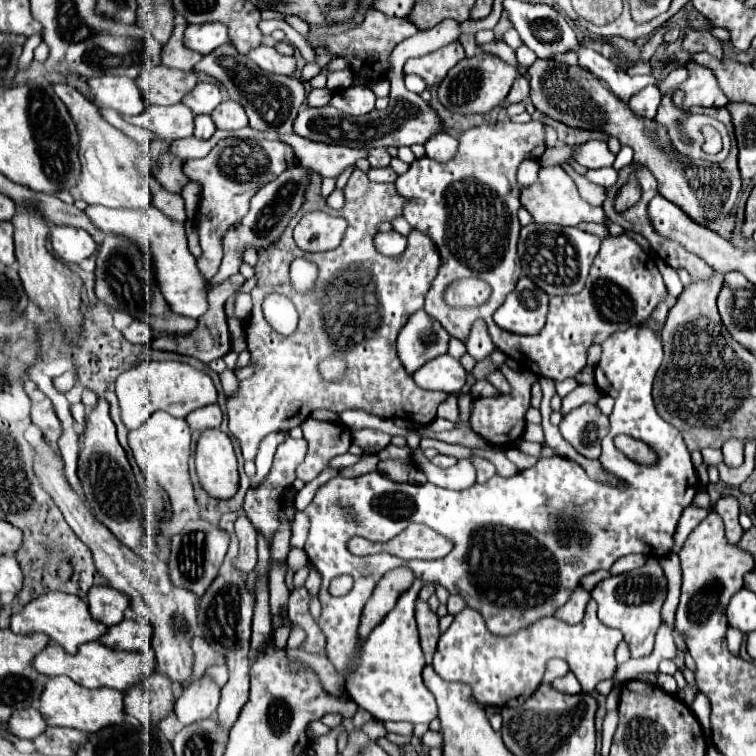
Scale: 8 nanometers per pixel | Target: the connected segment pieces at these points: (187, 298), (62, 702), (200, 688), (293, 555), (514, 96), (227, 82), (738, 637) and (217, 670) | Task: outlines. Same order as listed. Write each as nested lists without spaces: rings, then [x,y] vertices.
[[[89,205],[85,209],[85,213],[91,219],[91,223],[95,223],[95,227],[99,231],[117,233],[117,235],[135,239],[141,245],[145,257],[151,255],[151,259],[155,261],[155,269],[157,269],[159,287],[161,287],[173,313],[185,315],[191,319],[199,319],[207,313],[207,307],[209,307],[207,293],[205,293],[207,281],[201,275],[195,257],[187,249],[185,227],[181,223],[171,221],[153,205],[145,207],[145,209],[107,209],[107,207]]]
[[[55,675],[49,677],[39,697],[39,713],[51,727],[59,725],[79,731],[99,731],[101,727],[123,723],[123,693],[117,689],[85,689],[71,681],[69,677]]]
[[[201,677],[183,689],[181,697],[175,701],[175,715],[183,725],[199,723],[209,719],[219,705],[219,687],[209,679]]]
[[[291,547],[291,551],[289,551],[289,559],[287,559],[287,565],[289,565],[293,571],[305,567],[305,565],[307,565],[307,555],[303,553],[303,549]]]
[[[519,75],[515,79],[515,83],[513,83],[513,87],[511,87],[511,91],[509,91],[509,95],[507,95],[505,101],[507,103],[521,103],[527,97],[529,97],[529,81],[523,75]]]
[[[225,43],[213,49],[209,55],[203,55],[203,59],[193,67],[193,71],[197,69],[221,81],[229,97],[239,105],[243,105],[243,109],[247,111],[251,129],[273,139],[277,139],[279,135],[293,133],[293,121],[297,117],[301,103],[305,101],[305,89],[297,77],[285,77],[285,75],[263,71],[251,59],[247,59],[245,55],[239,55],[239,51],[231,47],[231,43]]]
[[[729,627],[727,629],[727,643],[729,643],[729,651],[733,655],[737,655],[739,647],[741,647],[741,641],[743,641],[743,633],[737,631],[737,629],[733,629],[733,627]]]
[[[215,665],[215,667],[209,667],[209,669],[205,671],[205,675],[211,675],[211,679],[215,679],[215,683],[217,683],[219,687],[223,687],[223,685],[227,683],[229,671],[227,671],[225,665]]]

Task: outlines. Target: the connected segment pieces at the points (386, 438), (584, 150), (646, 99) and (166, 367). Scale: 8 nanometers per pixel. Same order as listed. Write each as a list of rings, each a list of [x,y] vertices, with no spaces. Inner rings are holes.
[[[375,429],[353,431],[351,437],[353,437],[353,443],[357,443],[365,453],[379,453],[391,441],[391,435],[387,435],[383,431],[375,431]]]
[[[589,141],[573,147],[573,151],[575,151],[575,161],[587,169],[607,167],[613,165],[615,161],[615,155],[607,149],[605,141]]]
[[[649,85],[645,89],[641,89],[639,93],[635,93],[631,99],[629,99],[629,107],[635,115],[641,115],[641,117],[649,117],[653,119],[655,113],[657,113],[657,107],[661,103],[661,95],[659,95],[659,89],[655,89],[655,85]]]
[[[143,361],[137,367],[125,371],[117,379],[117,397],[121,407],[121,419],[129,429],[137,429],[153,411],[163,409],[177,417],[187,417],[193,409],[211,405],[217,401],[217,391],[211,377],[181,361]]]

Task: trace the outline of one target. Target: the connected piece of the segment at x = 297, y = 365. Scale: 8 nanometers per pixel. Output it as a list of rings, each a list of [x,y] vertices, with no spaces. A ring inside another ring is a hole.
[[[355,169],[345,185],[345,205],[339,211],[334,211],[327,205],[325,199],[321,199],[319,185],[321,185],[321,175],[313,173],[303,209],[289,223],[283,237],[279,239],[279,243],[271,245],[269,249],[259,251],[259,263],[255,267],[259,281],[251,293],[253,295],[253,311],[251,311],[251,319],[247,325],[247,347],[251,351],[251,365],[255,367],[255,373],[249,379],[239,381],[239,389],[231,397],[227,397],[229,431],[237,437],[245,461],[255,461],[259,443],[265,435],[269,435],[273,431],[289,431],[289,429],[293,429],[293,425],[301,425],[313,409],[331,409],[335,413],[341,413],[343,409],[359,407],[359,409],[365,409],[383,419],[409,419],[419,425],[429,425],[435,419],[435,411],[437,411],[439,403],[443,403],[447,399],[447,393],[443,393],[443,391],[439,393],[439,391],[421,389],[413,381],[413,377],[407,375],[403,363],[397,357],[397,347],[395,347],[397,333],[401,331],[401,327],[407,323],[407,319],[415,311],[424,307],[426,294],[437,275],[439,265],[441,265],[435,243],[429,239],[429,235],[415,233],[415,239],[409,239],[409,245],[403,255],[399,255],[395,259],[381,257],[373,247],[375,227],[381,221],[391,222],[391,219],[402,216],[405,203],[405,200],[399,200],[394,183],[371,183],[361,169]],[[309,211],[333,213],[337,217],[343,217],[349,223],[345,237],[337,249],[323,251],[323,253],[307,253],[295,245],[293,235],[291,235],[295,221],[301,221],[301,217]],[[295,257],[311,259],[319,267],[317,289],[315,289],[315,293],[311,293],[311,297],[297,295],[289,285],[289,263]],[[269,293],[287,295],[293,301],[293,305],[297,307],[299,325],[293,335],[285,337],[285,335],[273,331],[273,327],[265,321],[265,317],[261,313],[261,301]],[[329,355],[339,355],[339,357],[347,359],[347,367],[349,367],[347,377],[337,383],[325,383],[317,373],[319,359],[329,357]]]

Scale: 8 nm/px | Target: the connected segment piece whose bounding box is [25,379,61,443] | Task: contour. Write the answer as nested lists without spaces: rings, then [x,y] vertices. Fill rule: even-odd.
[[[25,379],[25,393],[29,395],[29,399],[33,401],[33,407],[31,407],[31,421],[43,431],[43,435],[57,443],[57,439],[61,437],[61,421],[57,419],[55,415],[55,409],[53,409],[53,403],[39,391],[39,387]]]

